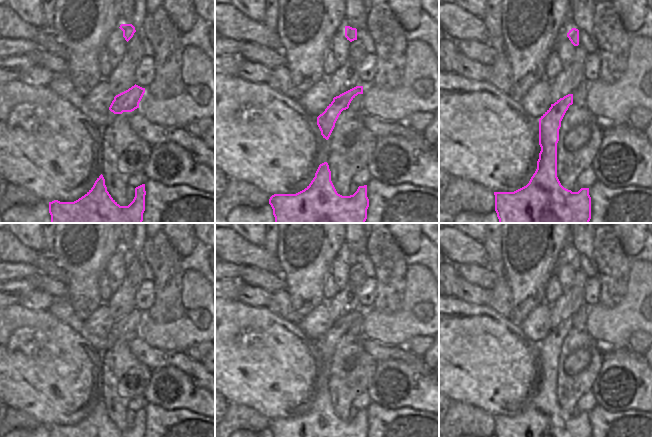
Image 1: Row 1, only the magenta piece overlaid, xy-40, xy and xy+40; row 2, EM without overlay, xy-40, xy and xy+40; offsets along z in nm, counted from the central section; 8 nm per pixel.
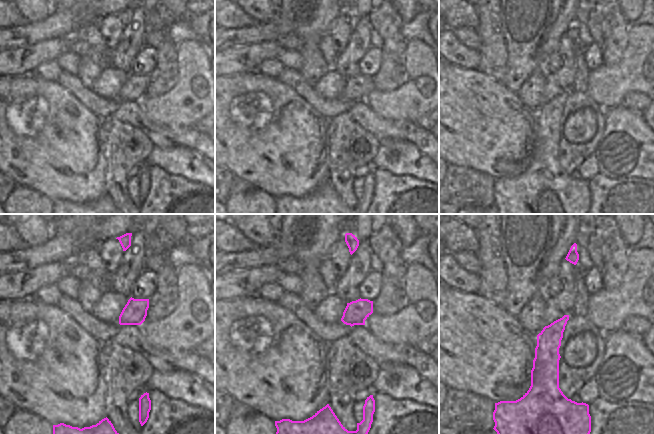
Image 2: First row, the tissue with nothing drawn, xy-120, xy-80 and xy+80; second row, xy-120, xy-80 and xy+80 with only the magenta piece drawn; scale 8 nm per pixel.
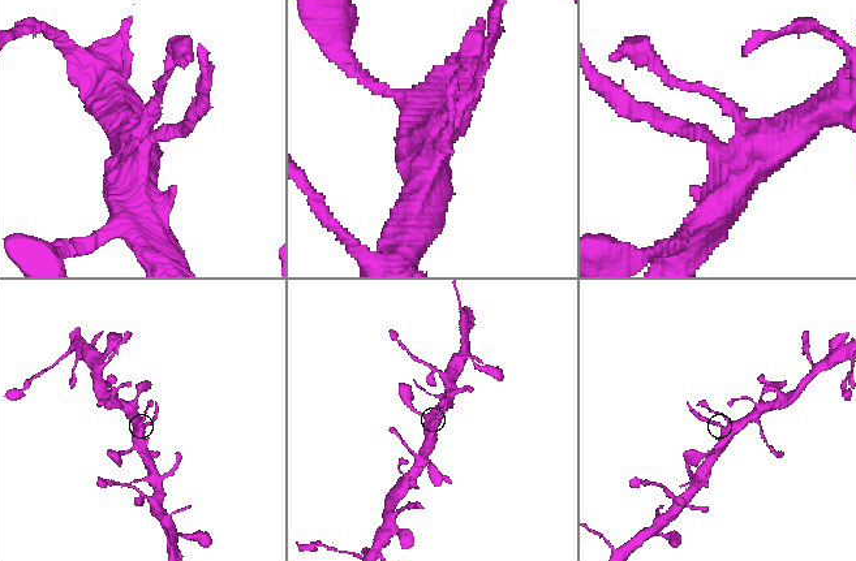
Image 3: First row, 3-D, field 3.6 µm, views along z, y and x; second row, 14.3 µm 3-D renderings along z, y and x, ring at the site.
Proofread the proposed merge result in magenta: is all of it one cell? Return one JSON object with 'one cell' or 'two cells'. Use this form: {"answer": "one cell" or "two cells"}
{"answer": "two cells"}

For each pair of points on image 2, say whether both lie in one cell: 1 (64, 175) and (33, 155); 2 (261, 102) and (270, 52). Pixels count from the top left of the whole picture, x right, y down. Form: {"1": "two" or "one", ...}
{"1": "one", "2": "two"}

